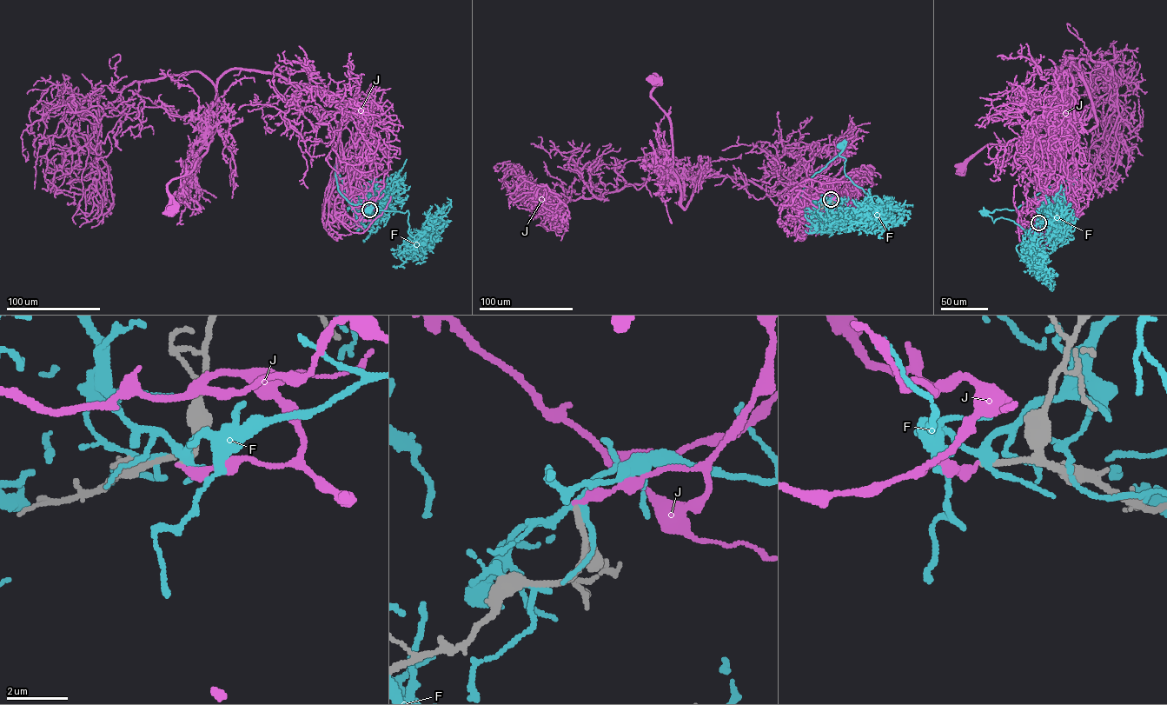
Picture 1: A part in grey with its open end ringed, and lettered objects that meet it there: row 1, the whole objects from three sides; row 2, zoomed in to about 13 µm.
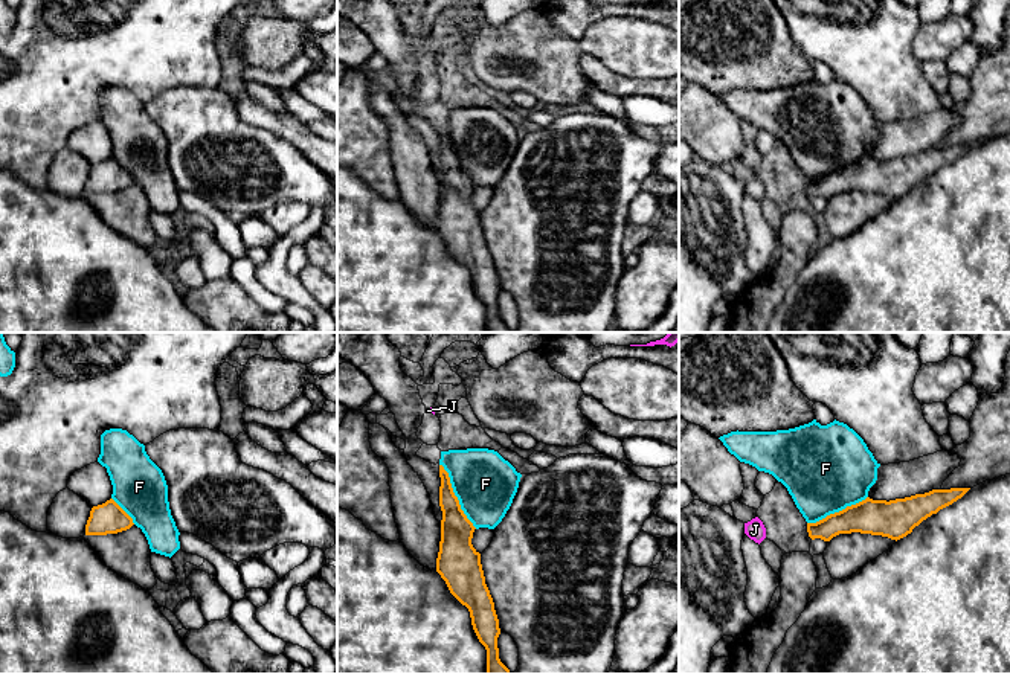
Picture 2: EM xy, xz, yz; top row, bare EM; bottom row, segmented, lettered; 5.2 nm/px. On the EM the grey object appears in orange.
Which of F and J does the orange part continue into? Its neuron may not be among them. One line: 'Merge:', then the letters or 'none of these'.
Merge: none of these

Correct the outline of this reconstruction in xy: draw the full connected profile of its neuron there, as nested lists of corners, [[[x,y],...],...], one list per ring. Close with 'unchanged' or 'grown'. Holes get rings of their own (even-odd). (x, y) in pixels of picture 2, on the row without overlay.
[[[113,159],[93,165],[85,183],[85,194],[107,194],[127,189],[133,177]]]; unchanged

